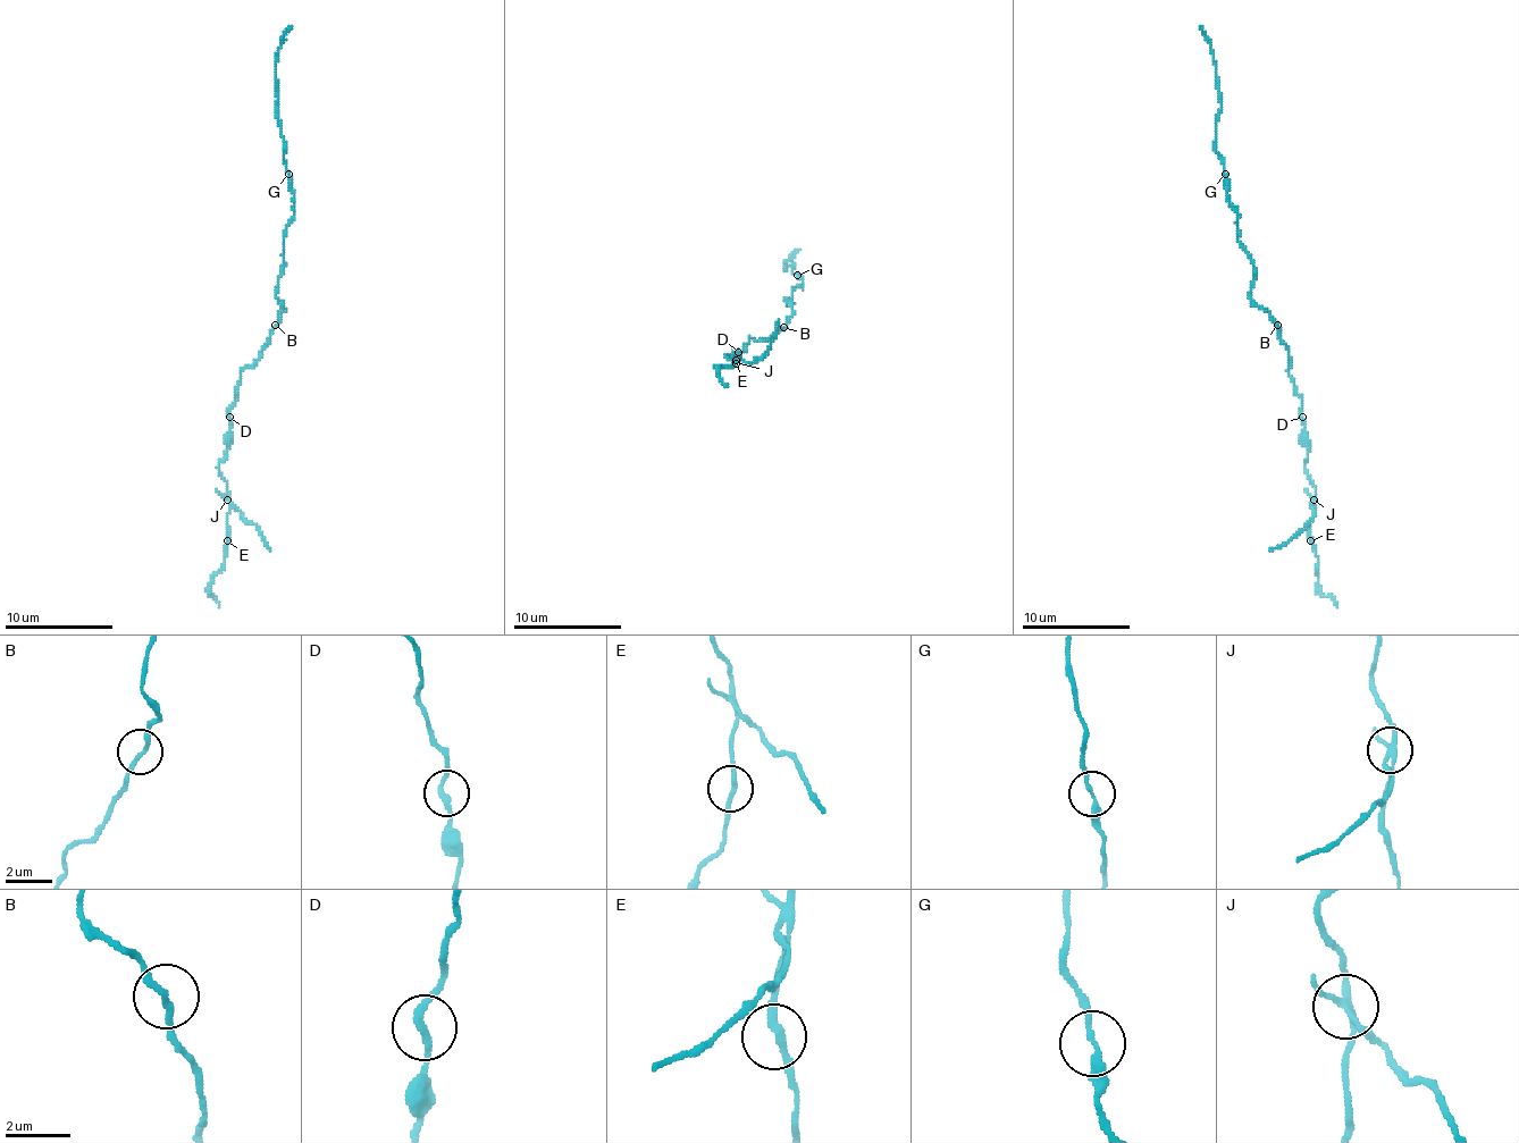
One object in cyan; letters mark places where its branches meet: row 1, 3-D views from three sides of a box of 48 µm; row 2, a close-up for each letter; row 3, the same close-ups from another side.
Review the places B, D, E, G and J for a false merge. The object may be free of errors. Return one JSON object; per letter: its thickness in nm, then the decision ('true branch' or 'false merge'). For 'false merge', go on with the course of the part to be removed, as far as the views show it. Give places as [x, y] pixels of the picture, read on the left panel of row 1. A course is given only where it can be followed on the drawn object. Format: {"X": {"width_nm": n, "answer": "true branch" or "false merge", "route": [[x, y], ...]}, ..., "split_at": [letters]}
{"B": {"width_nm": 180, "answer": "true branch"}, "D": {"width_nm": 200, "answer": "true branch"}, "E": {"width_nm": 220, "answer": "true branch"}, "G": {"width_nm": 200, "answer": "true branch"}, "J": {"width_nm": 190, "answer": "false merge", "route": [[227, 499], [251, 521], [270, 551]]}, "split_at": ["J"]}

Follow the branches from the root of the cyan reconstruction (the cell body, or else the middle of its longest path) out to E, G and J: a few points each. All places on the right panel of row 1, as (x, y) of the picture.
E: (1275, 325), (1289, 352), (1294, 392), (1302, 400), (1305, 472), (1316, 489), (1310, 540)
G: (1275, 325), (1275, 319), (1251, 297), (1253, 266), (1251, 254), (1238, 238), (1238, 209), (1230, 201), (1224, 174)
J: (1275, 325), (1289, 352), (1294, 392), (1302, 400), (1305, 472), (1316, 489), (1312, 499)

